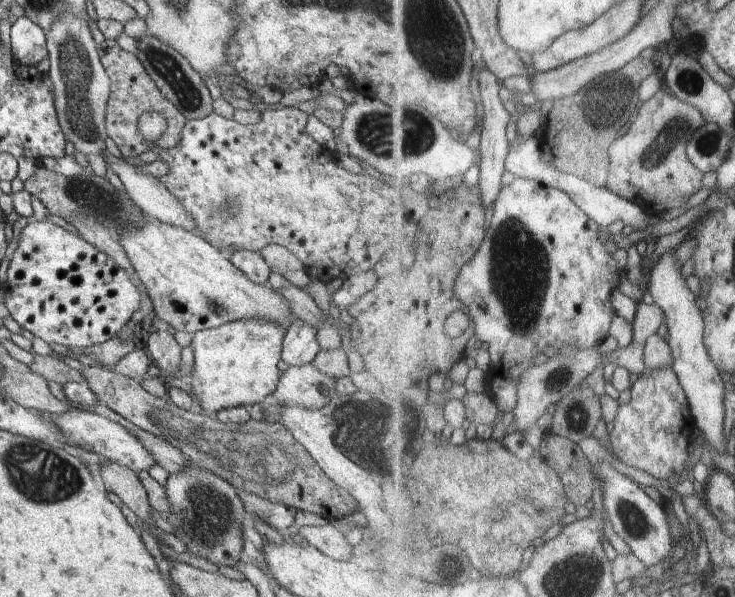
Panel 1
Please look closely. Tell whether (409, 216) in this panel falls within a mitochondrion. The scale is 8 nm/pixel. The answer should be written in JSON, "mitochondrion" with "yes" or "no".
{"mitochondrion":"no"}

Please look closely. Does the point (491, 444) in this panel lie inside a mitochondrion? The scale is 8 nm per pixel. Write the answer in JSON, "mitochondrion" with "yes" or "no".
{"mitochondrion":"no"}

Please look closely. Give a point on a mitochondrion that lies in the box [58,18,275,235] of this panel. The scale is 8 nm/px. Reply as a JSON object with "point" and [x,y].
{"point":[187,95]}

